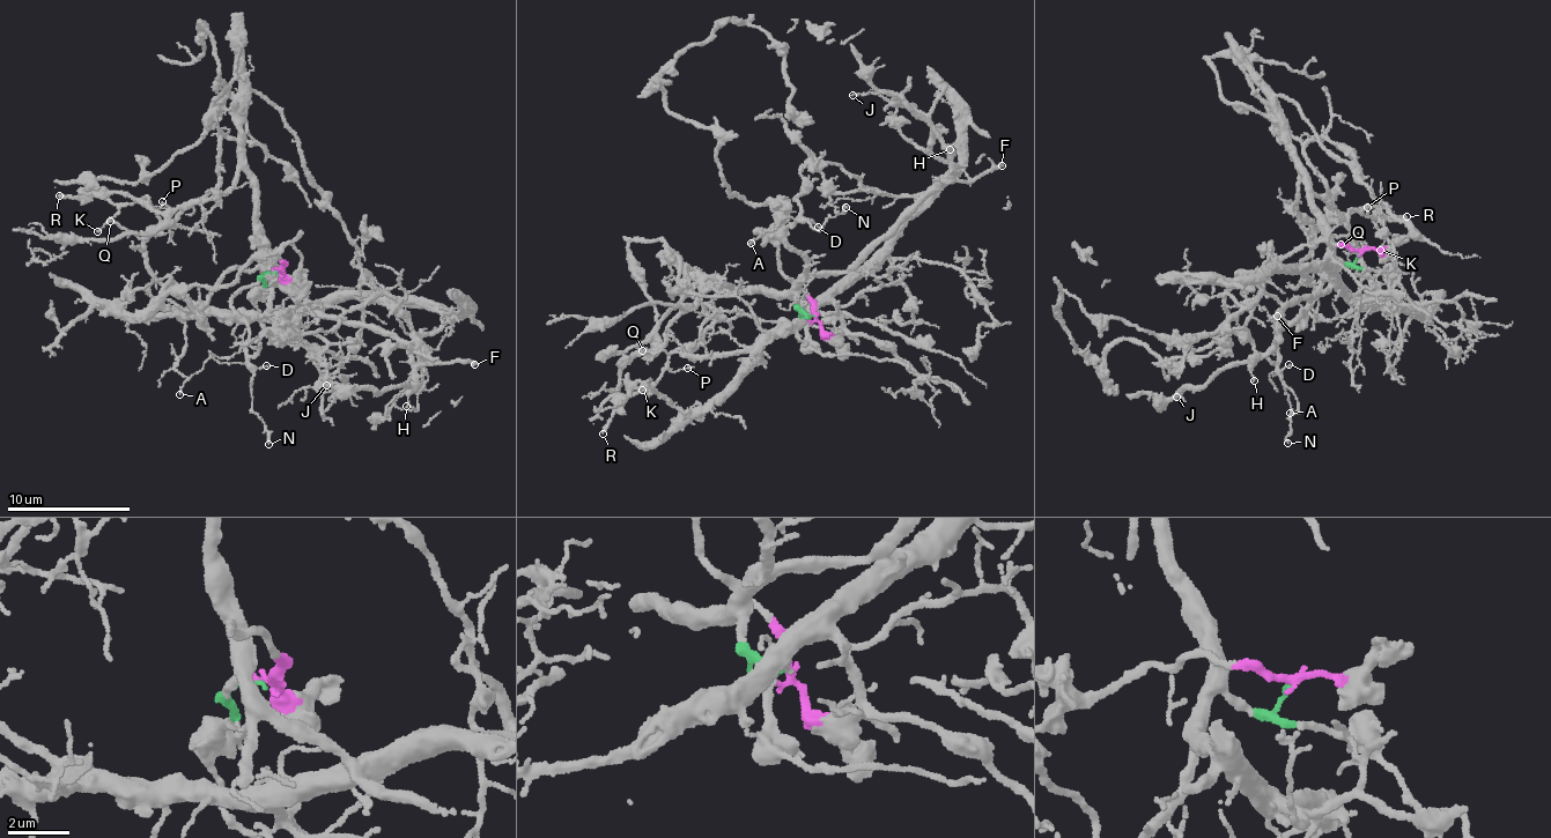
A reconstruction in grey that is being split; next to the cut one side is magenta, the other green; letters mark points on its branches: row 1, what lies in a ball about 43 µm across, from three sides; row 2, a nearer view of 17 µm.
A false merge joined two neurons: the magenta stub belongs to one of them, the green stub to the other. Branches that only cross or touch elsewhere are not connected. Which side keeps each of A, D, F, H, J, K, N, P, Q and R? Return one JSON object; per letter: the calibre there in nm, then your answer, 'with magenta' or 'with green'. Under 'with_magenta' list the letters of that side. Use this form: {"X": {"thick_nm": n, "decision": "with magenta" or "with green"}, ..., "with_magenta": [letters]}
{"A": {"thick_nm": 110, "decision": "with green"}, "D": {"thick_nm": 100, "decision": "with green"}, "F": {"thick_nm": 190, "decision": "with green"}, "H": {"thick_nm": 90, "decision": "with green"}, "J": {"thick_nm": 120, "decision": "with green"}, "K": {"thick_nm": 100, "decision": "with magenta"}, "N": {"thick_nm": 120, "decision": "with green"}, "P": {"thick_nm": 120, "decision": "with magenta"}, "Q": {"thick_nm": 100, "decision": "with magenta"}, "R": {"thick_nm": 200, "decision": "with magenta"}, "with_magenta": ["K", "P", "Q", "R"]}

